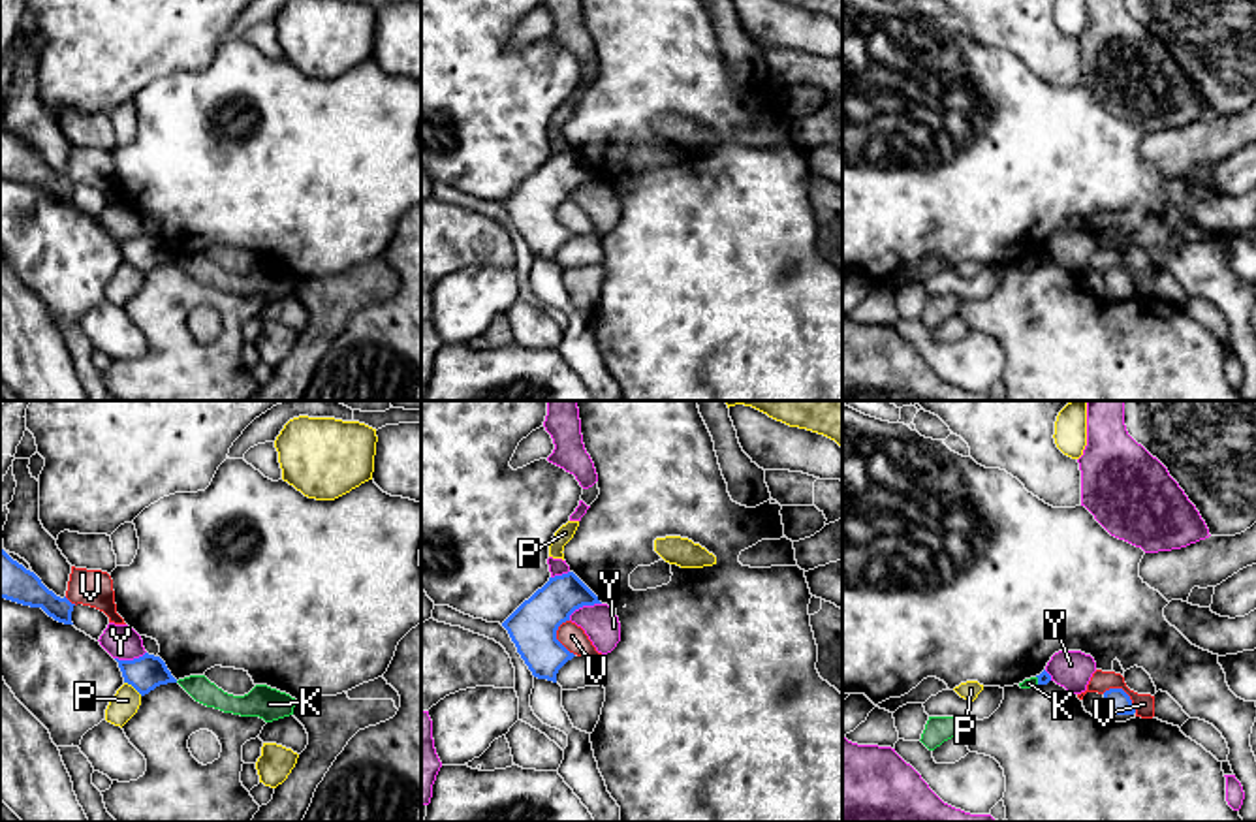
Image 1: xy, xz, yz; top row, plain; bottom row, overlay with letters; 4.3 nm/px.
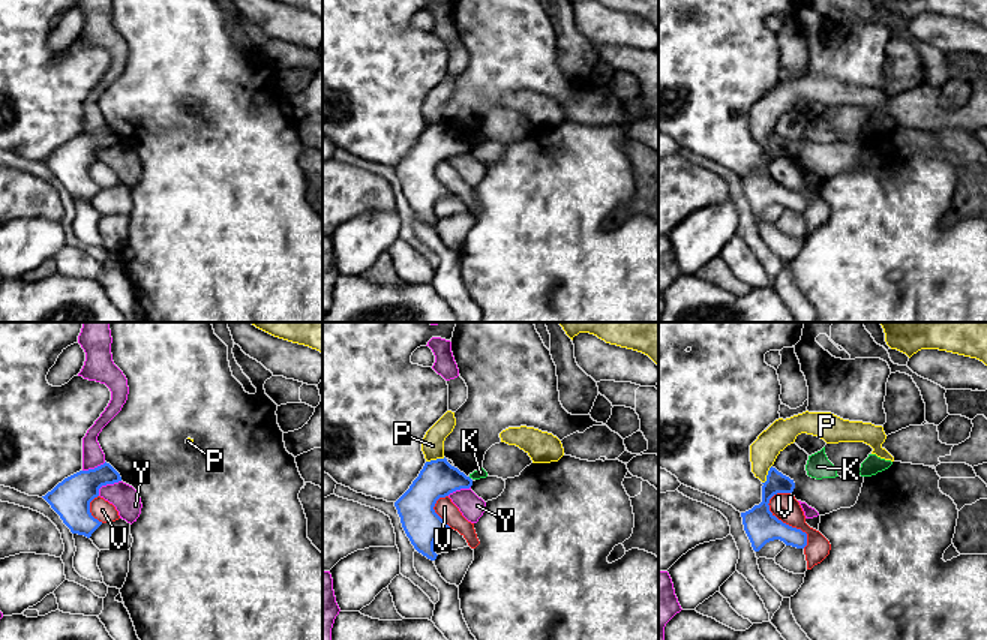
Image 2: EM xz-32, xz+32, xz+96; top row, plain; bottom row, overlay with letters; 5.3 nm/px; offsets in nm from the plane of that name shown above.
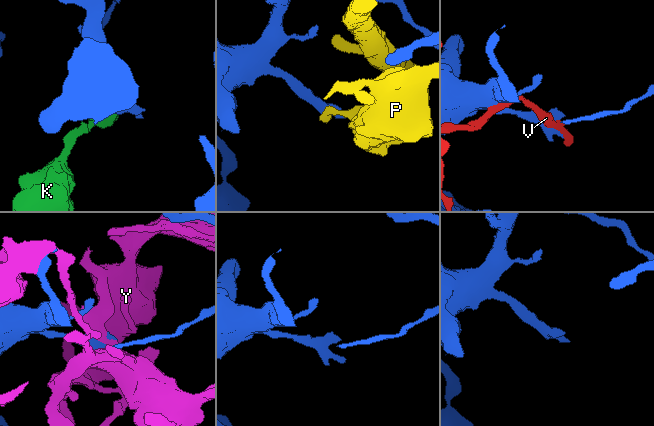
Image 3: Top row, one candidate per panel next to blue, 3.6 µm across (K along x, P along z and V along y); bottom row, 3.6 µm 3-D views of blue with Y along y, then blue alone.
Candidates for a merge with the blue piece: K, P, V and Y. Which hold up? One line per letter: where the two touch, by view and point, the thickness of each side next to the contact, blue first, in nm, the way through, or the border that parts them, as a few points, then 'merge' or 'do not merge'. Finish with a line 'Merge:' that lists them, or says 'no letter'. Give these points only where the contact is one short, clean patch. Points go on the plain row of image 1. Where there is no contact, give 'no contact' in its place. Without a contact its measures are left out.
K: meets blue in yz at (1038, 258); 60 nm thick on the blue side, 50 nm on the other; border along yz (1036, 254), (1038, 262); do not merge
P: meets blue in xy at (134, 266); 150 nm thick on the blue side, 120 nm on the other; do not merge
V: meets blue in yz at (1123, 269); 110 nm thick on the blue side, 90 nm on the other; do not merge
Y: meets blue in xz at (583, 183); 220 nm thick on the blue side, 150 nm on the other; do not merge
Merge: no letter

